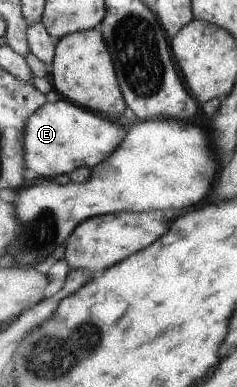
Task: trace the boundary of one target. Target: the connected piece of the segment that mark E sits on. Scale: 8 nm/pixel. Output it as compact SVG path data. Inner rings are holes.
M60 97L56 102L45 103L30 115L24 135L26 164L44 179L71 174L78 167L93 169L118 150L127 132L125 125L119 125L117 129L117 121L113 123L109 118L99 117L98 113Z

